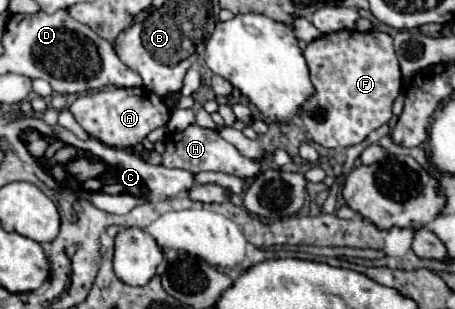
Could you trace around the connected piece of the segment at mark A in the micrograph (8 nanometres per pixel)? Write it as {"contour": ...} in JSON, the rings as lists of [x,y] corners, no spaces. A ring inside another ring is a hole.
{"contour":[[[109,85],[96,93],[80,95],[68,109],[90,137],[96,137],[104,145],[116,149],[136,147],[150,135],[150,131],[164,127],[170,119],[170,109],[164,103],[164,99],[146,91],[144,87],[124,89]]]}

